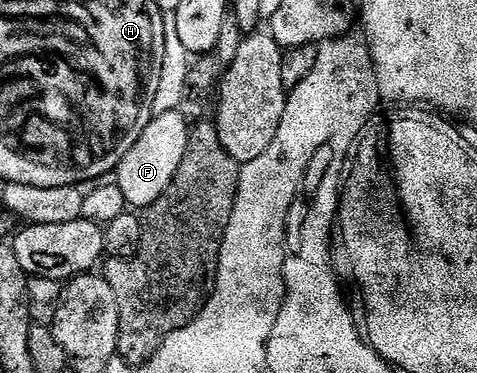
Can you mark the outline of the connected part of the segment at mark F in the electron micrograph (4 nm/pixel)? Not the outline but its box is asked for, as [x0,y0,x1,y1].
[114,110,190,208]

